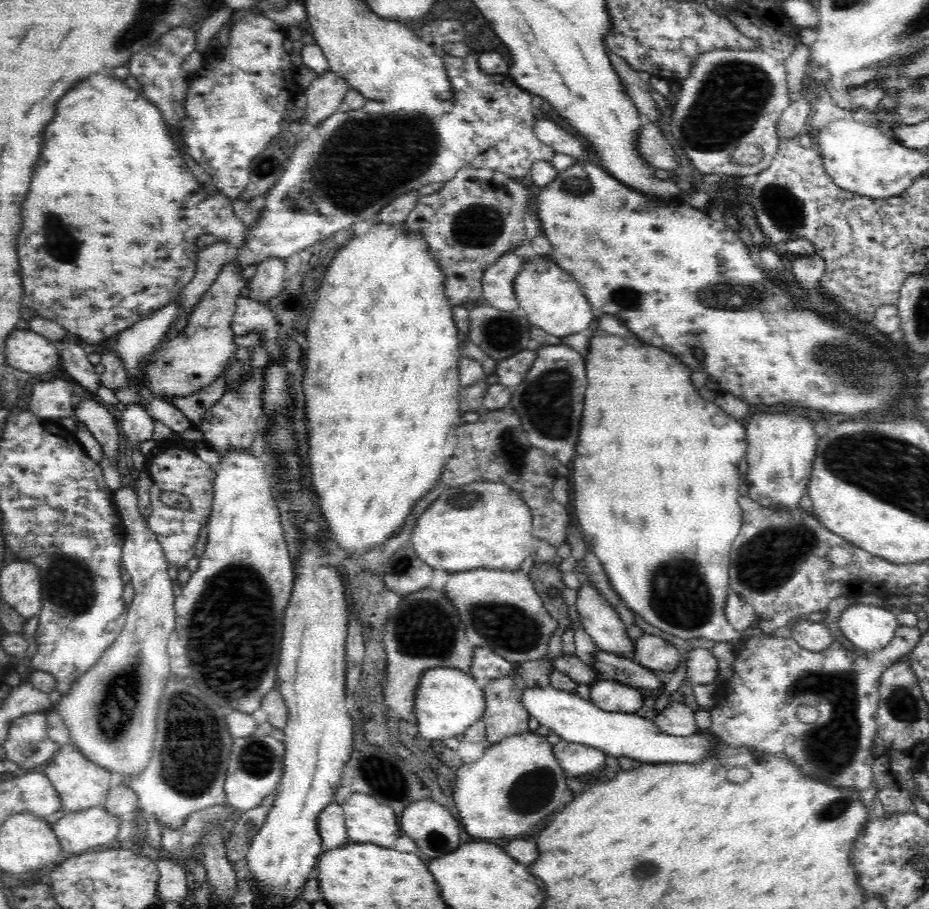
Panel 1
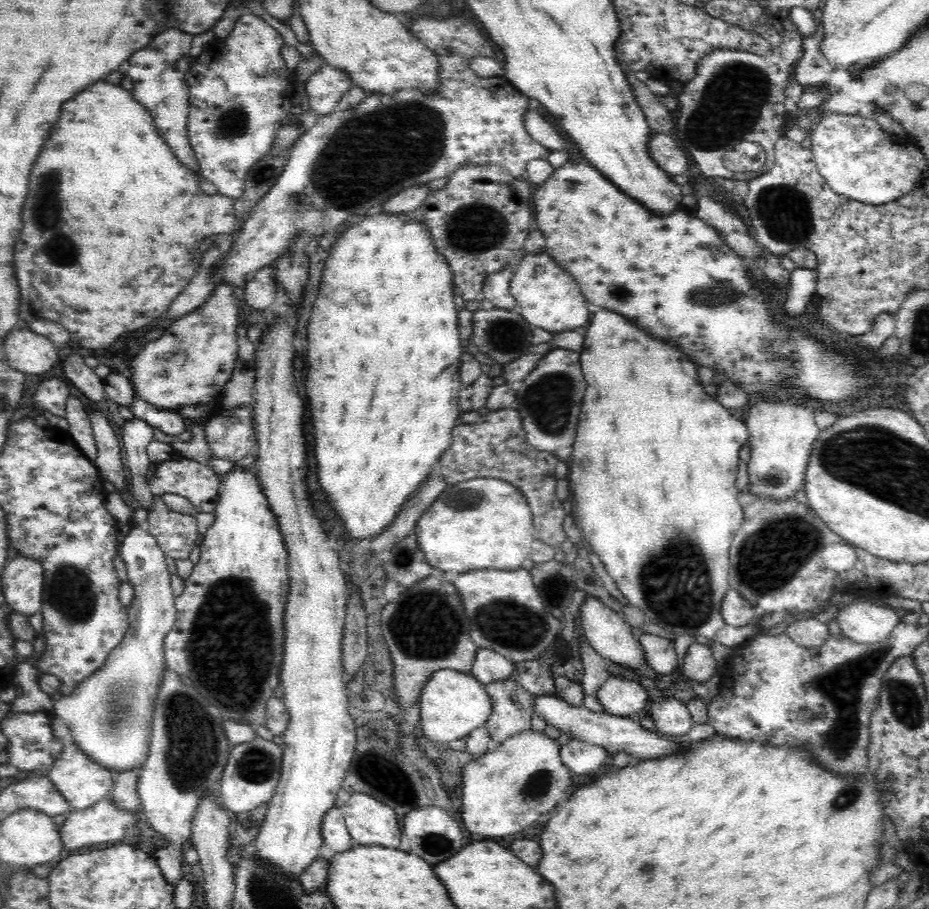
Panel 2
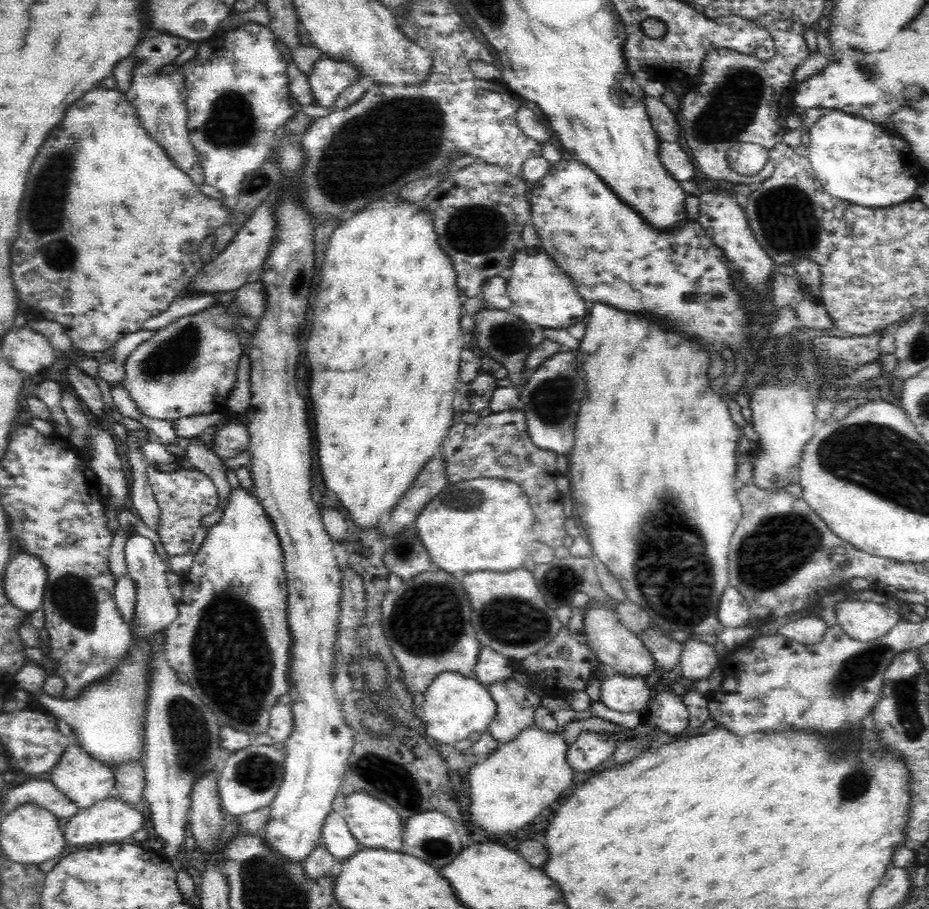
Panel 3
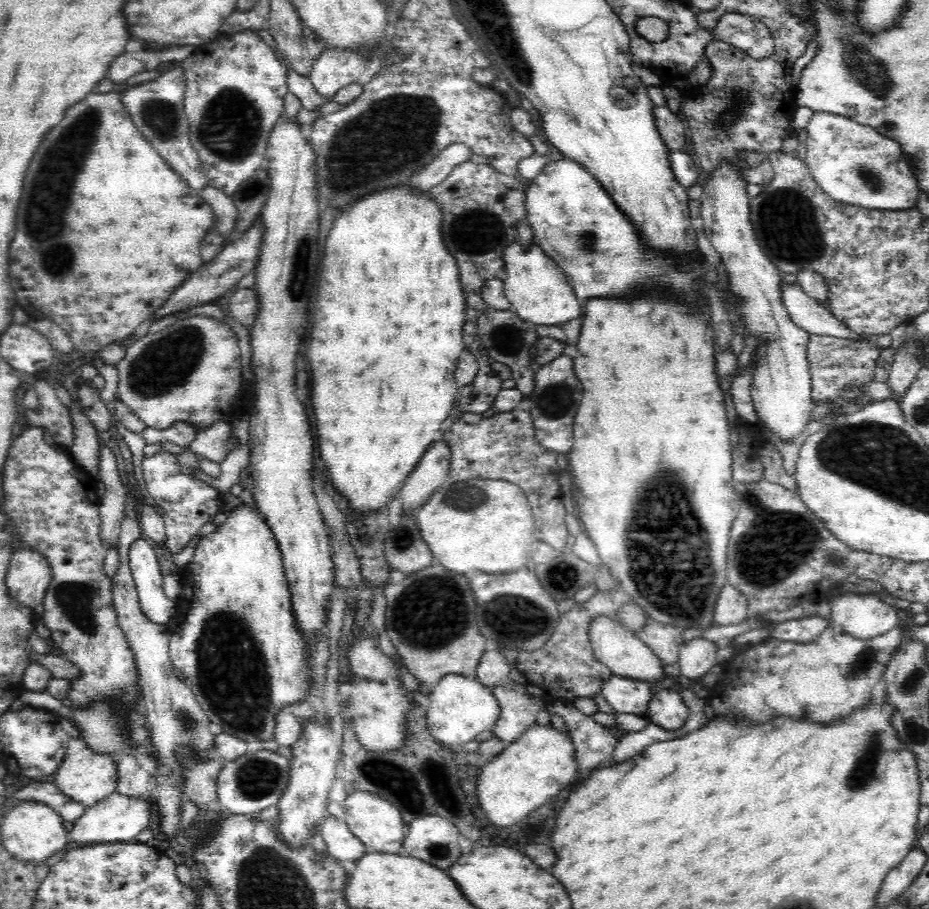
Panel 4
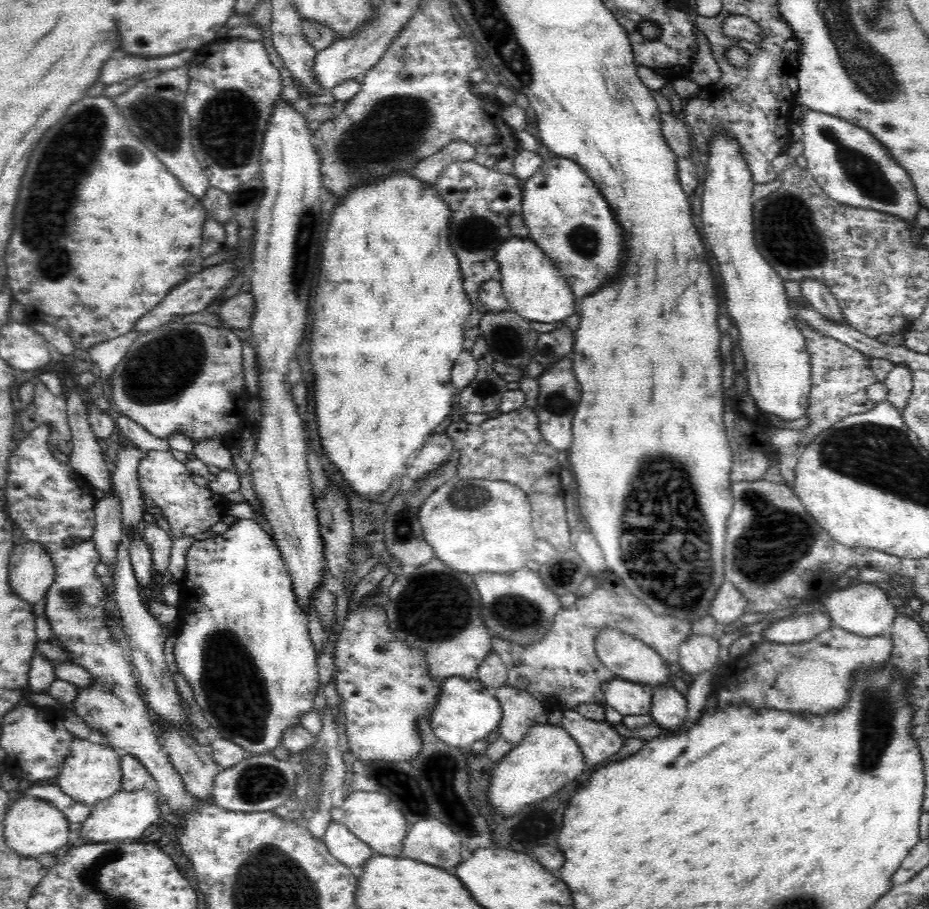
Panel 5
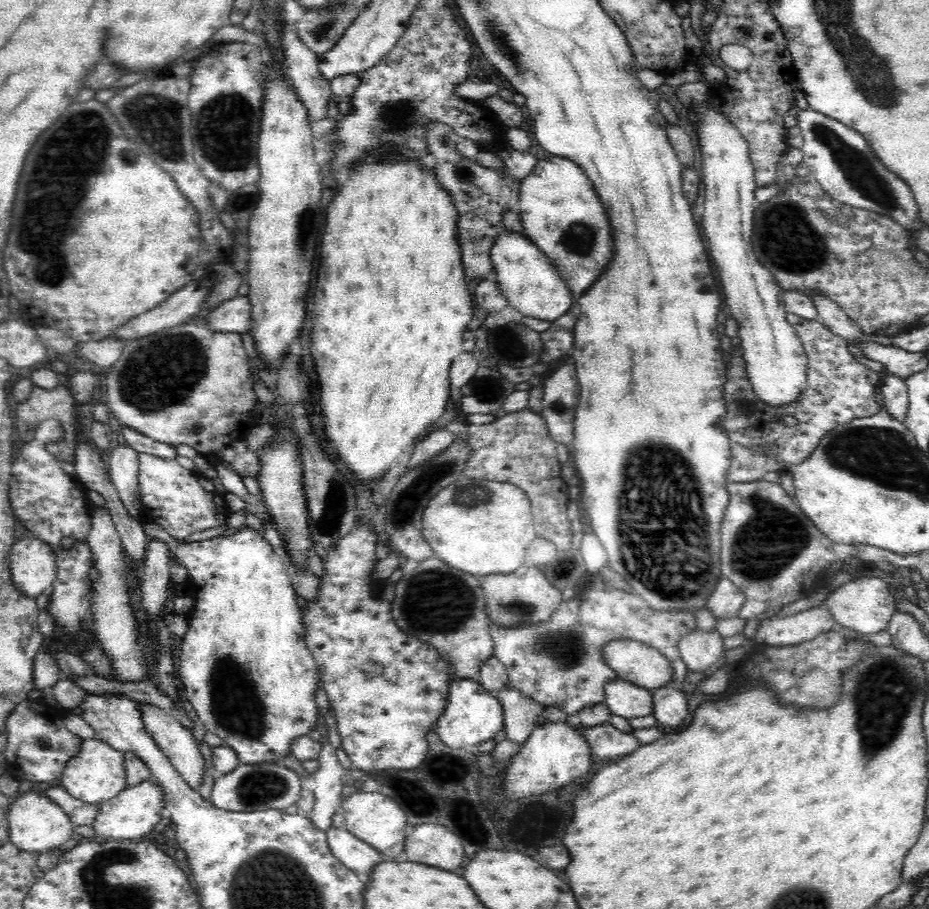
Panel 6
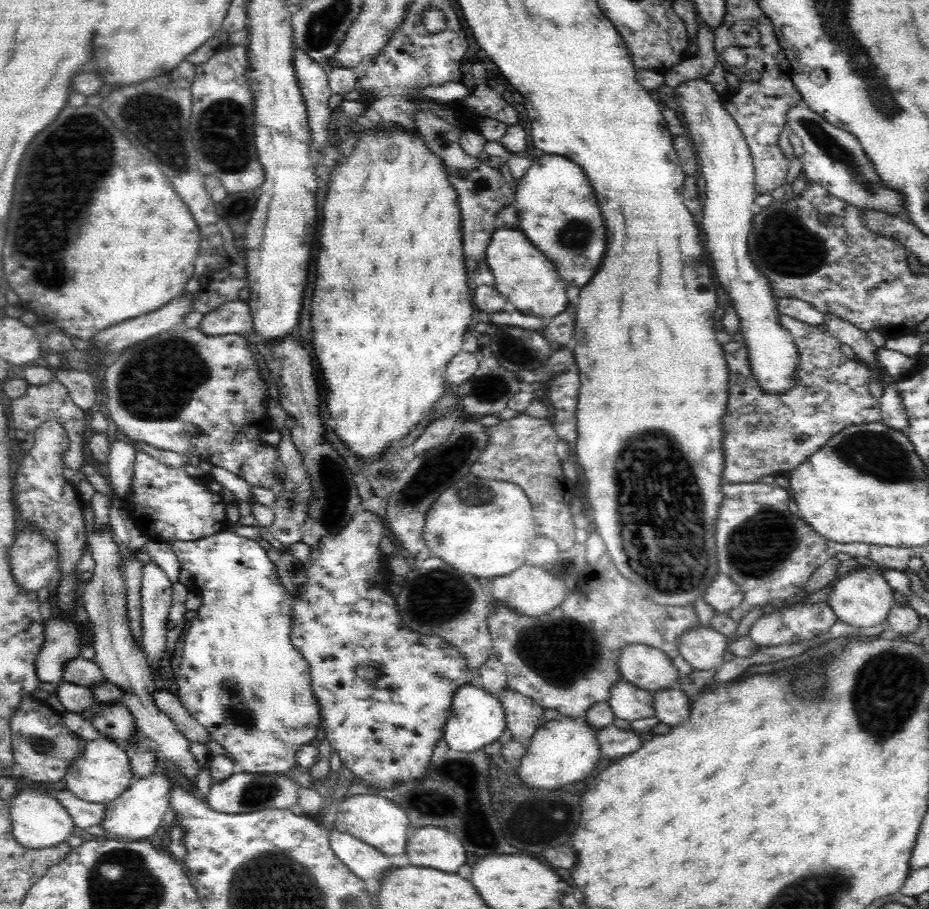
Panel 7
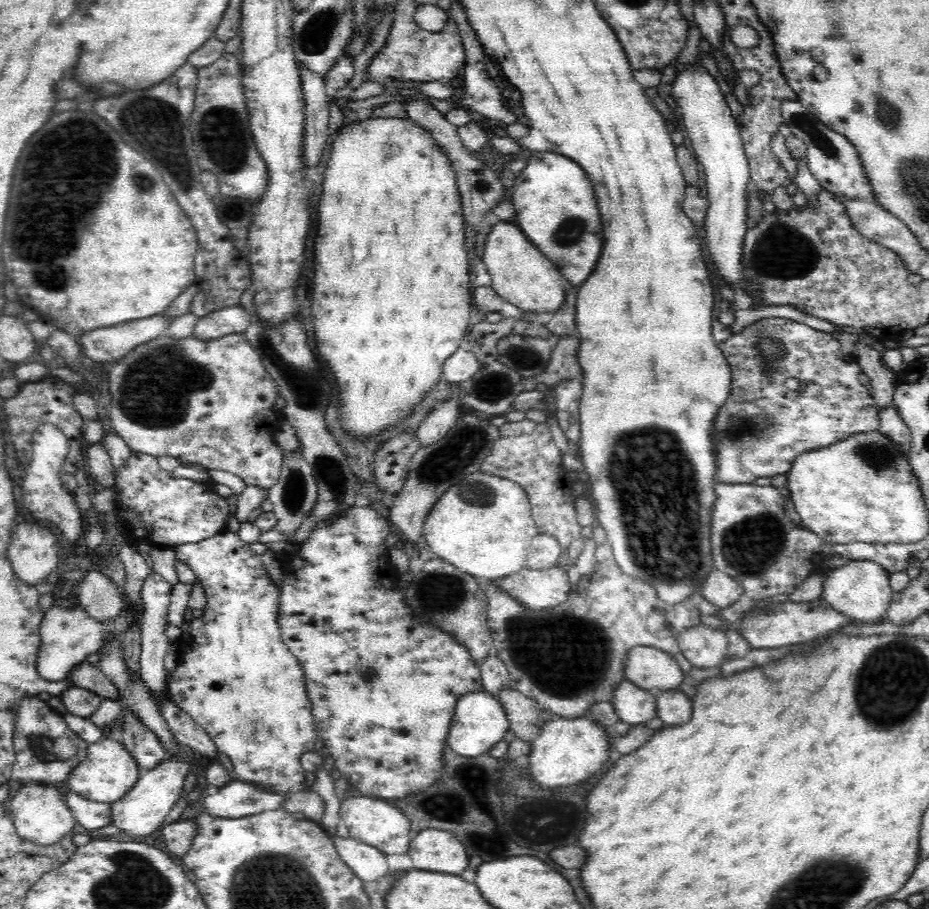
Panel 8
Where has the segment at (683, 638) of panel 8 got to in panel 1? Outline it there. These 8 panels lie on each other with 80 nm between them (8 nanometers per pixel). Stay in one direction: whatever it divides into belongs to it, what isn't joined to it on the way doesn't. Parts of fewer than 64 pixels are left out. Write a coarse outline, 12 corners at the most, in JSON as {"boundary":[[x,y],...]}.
{"boundary":[[697,644],[684,654],[693,684],[710,684],[718,677],[712,650]]}

